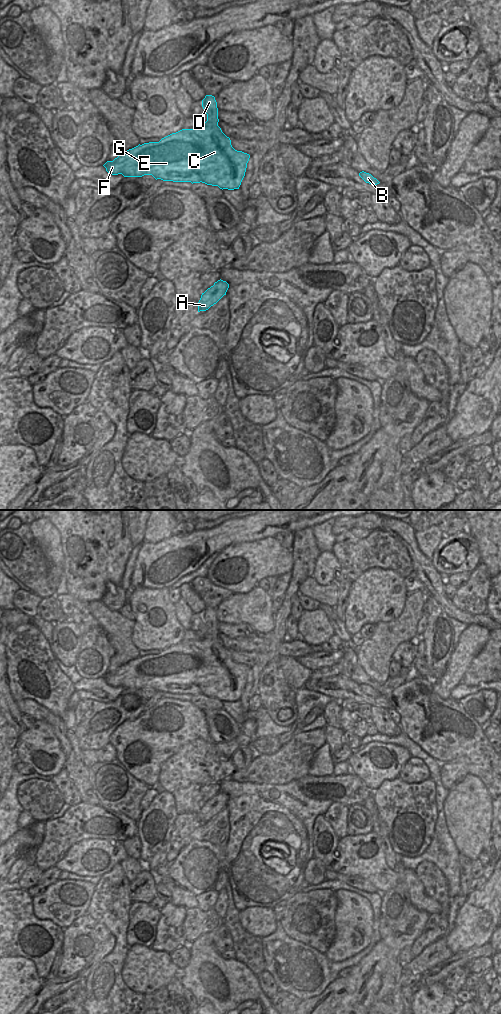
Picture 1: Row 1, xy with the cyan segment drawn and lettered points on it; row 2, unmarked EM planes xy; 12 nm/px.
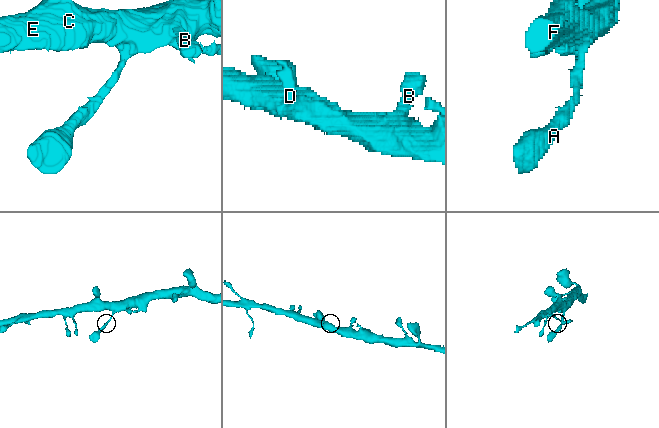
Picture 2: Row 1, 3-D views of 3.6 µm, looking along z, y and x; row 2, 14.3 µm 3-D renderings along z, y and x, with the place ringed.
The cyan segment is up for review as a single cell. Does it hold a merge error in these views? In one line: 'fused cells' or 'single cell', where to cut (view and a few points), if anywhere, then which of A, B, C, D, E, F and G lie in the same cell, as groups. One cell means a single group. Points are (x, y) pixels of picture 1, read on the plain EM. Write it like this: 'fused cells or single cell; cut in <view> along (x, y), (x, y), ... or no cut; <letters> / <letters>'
single cell; no cut; A B C D E F G

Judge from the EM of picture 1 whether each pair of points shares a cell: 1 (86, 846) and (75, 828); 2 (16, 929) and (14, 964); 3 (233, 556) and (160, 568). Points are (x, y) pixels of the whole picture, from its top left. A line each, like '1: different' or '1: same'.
1: different
2: different
3: different

